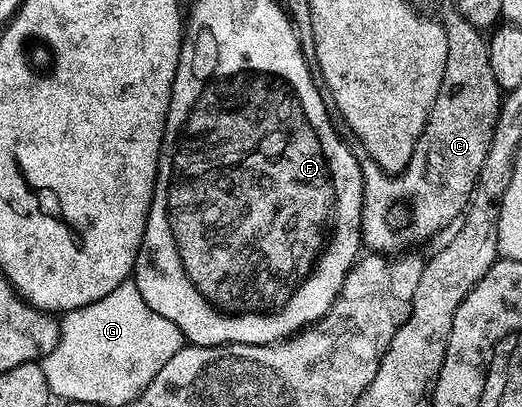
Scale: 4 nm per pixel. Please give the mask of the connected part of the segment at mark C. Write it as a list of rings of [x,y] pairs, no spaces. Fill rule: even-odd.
[[[456,16],[444,19],[443,25],[447,36],[447,68],[443,72],[439,96],[415,144],[409,167],[396,176],[379,176],[375,160],[369,157],[367,148],[358,145],[355,150],[361,164],[361,176],[365,180],[361,225],[365,228],[373,226],[377,234],[383,233],[385,226],[390,226],[385,234],[385,242],[393,250],[401,250],[404,246],[417,246],[420,242],[435,237],[444,226],[452,227],[464,215],[473,191],[473,179],[476,178],[479,168],[483,168],[483,160],[487,160],[487,148],[491,148],[491,136],[495,132],[495,124],[501,111],[503,91],[499,84],[495,84],[495,75],[491,73],[486,35],[467,24],[467,20]]]

